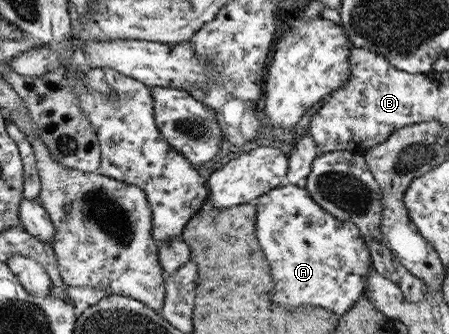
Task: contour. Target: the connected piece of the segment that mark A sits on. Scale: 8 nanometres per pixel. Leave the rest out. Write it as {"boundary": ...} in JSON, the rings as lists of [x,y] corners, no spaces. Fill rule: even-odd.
{"boundary":[[[282,184],[254,201],[258,210],[256,235],[264,255],[271,264],[272,301],[290,310],[303,305],[321,307],[343,316],[364,295],[373,274],[371,252],[355,223],[336,218],[317,203],[303,185]]]}

